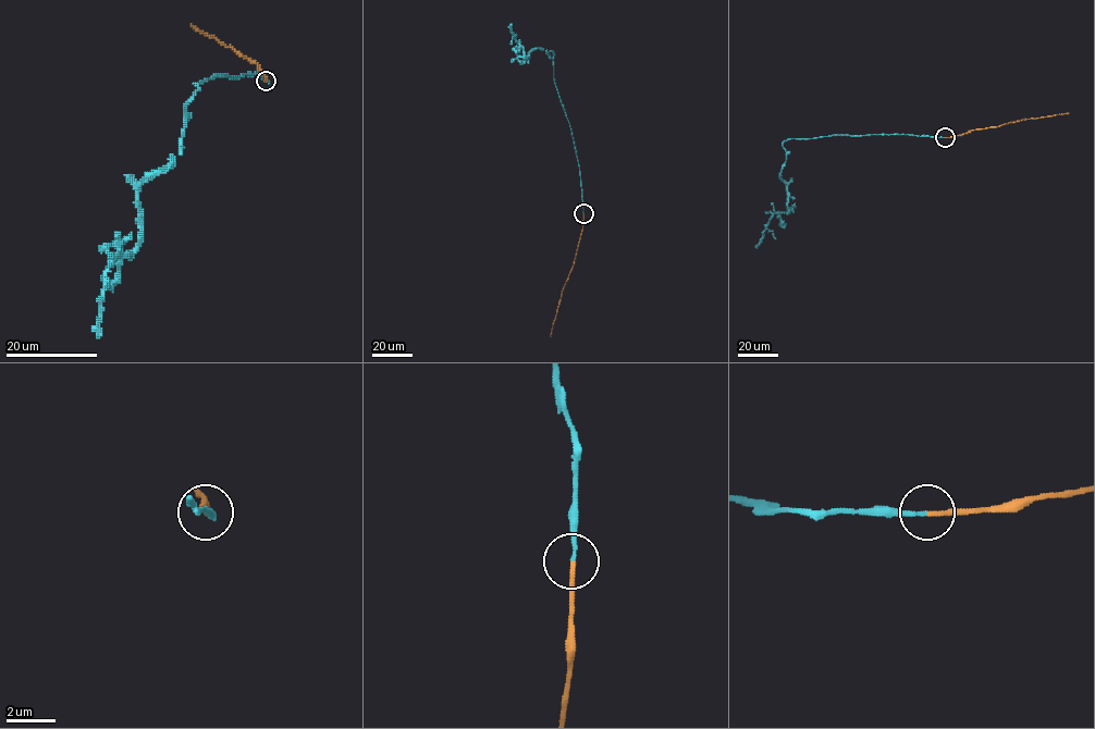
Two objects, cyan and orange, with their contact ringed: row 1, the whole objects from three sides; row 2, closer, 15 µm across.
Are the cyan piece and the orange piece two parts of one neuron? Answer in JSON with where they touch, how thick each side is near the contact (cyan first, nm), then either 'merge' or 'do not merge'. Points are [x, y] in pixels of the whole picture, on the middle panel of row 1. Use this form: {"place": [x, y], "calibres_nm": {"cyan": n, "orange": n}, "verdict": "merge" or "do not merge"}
{"place": [583, 213], "calibres_nm": {"cyan": 180, "orange": 200}, "verdict": "merge"}

